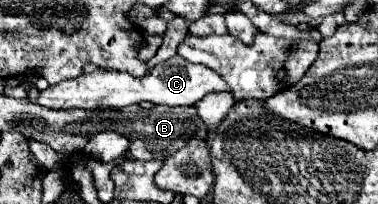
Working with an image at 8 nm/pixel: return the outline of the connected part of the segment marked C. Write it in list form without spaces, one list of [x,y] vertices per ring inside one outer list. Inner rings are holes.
[[[173,56],[171,60],[157,64],[151,70],[151,74],[145,76],[143,80],[135,80],[133,76],[117,70],[95,70],[91,74],[81,74],[75,80],[65,80],[49,86],[47,90],[41,90],[37,104],[51,110],[99,108],[99,106],[123,108],[123,106],[141,104],[141,102],[153,102],[153,104],[165,104],[165,106],[193,106],[205,94],[211,94],[211,92],[231,92],[231,88],[211,68],[189,64],[187,60],[181,60],[181,56]]]

